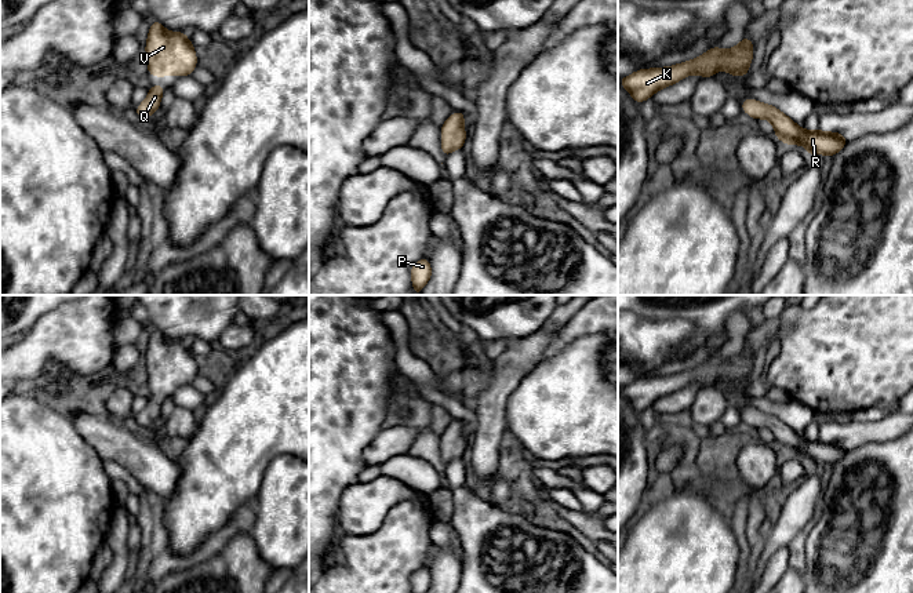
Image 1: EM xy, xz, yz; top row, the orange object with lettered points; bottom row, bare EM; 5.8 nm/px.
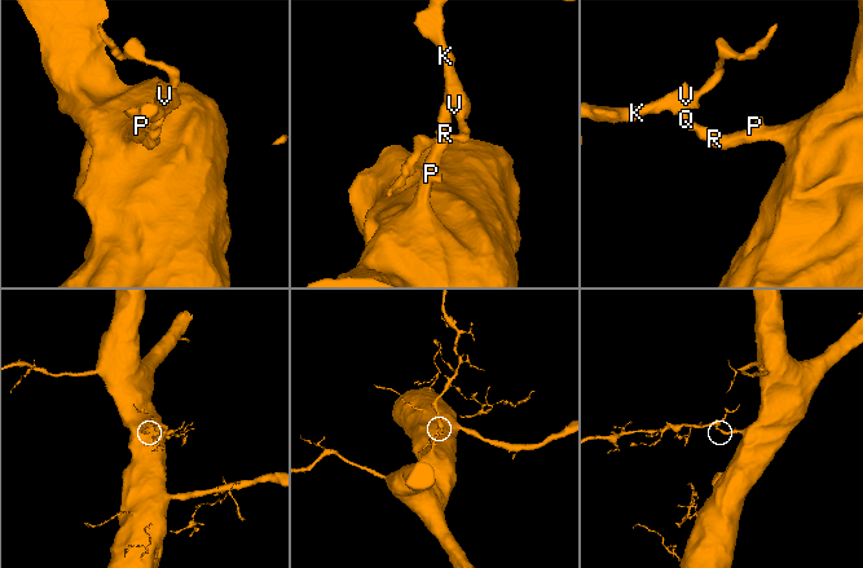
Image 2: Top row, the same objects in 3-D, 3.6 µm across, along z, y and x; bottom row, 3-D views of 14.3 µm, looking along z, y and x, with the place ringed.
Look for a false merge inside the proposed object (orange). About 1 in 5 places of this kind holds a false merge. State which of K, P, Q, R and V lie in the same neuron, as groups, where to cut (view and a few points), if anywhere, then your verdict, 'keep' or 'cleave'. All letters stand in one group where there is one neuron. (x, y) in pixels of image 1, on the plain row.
K P Q R V; no cut; keep

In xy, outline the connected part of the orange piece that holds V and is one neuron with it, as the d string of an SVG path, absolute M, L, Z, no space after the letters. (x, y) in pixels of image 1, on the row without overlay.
M159 330L150 332L146 349L149 385L192 385L197 375L194 354L179 341L167 341Z

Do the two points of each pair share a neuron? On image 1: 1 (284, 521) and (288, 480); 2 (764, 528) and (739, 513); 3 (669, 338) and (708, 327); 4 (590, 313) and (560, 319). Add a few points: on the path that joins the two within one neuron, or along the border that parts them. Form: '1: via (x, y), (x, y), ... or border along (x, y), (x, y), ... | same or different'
1: via (288, 512), (288, 490) | same
2: border along (752, 520), (750, 537), (756, 546) | different
3: border along (690, 320), (694, 333), (679, 342), (670, 352) | different
4: border along (579, 309), (560, 328) | different

